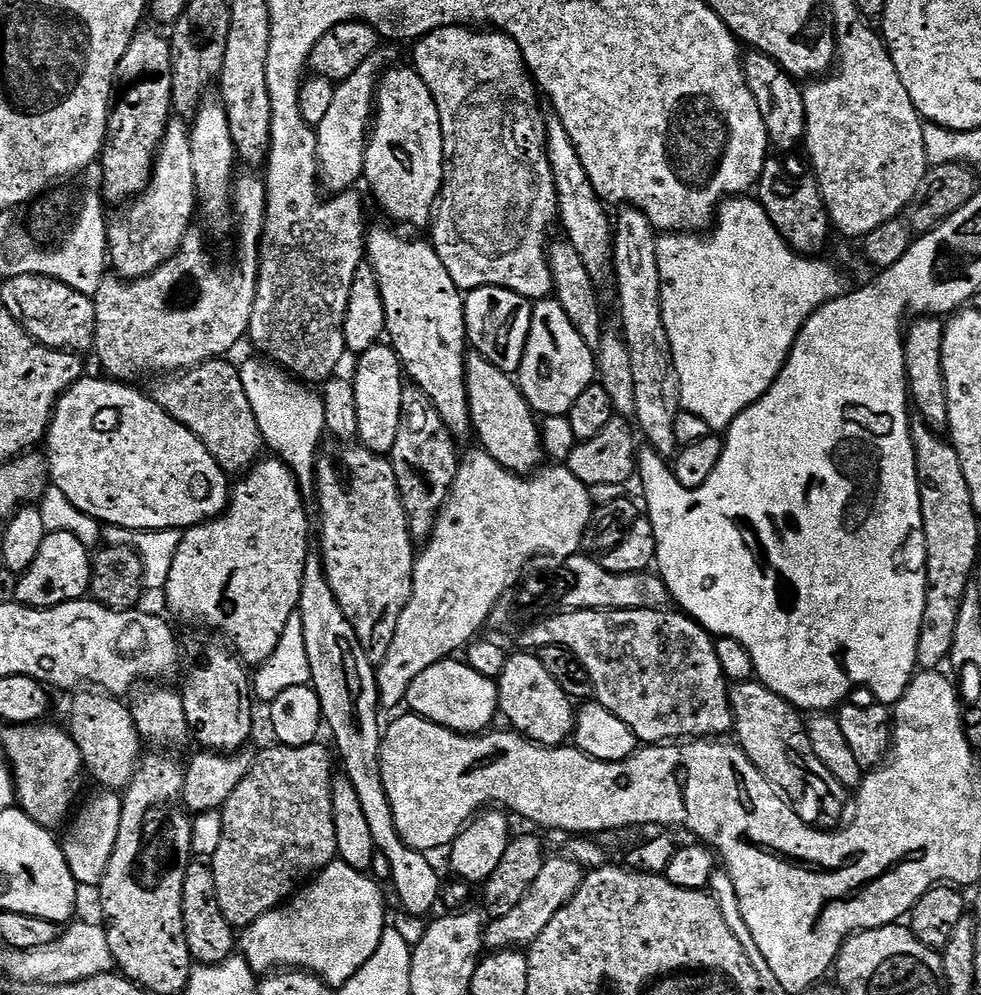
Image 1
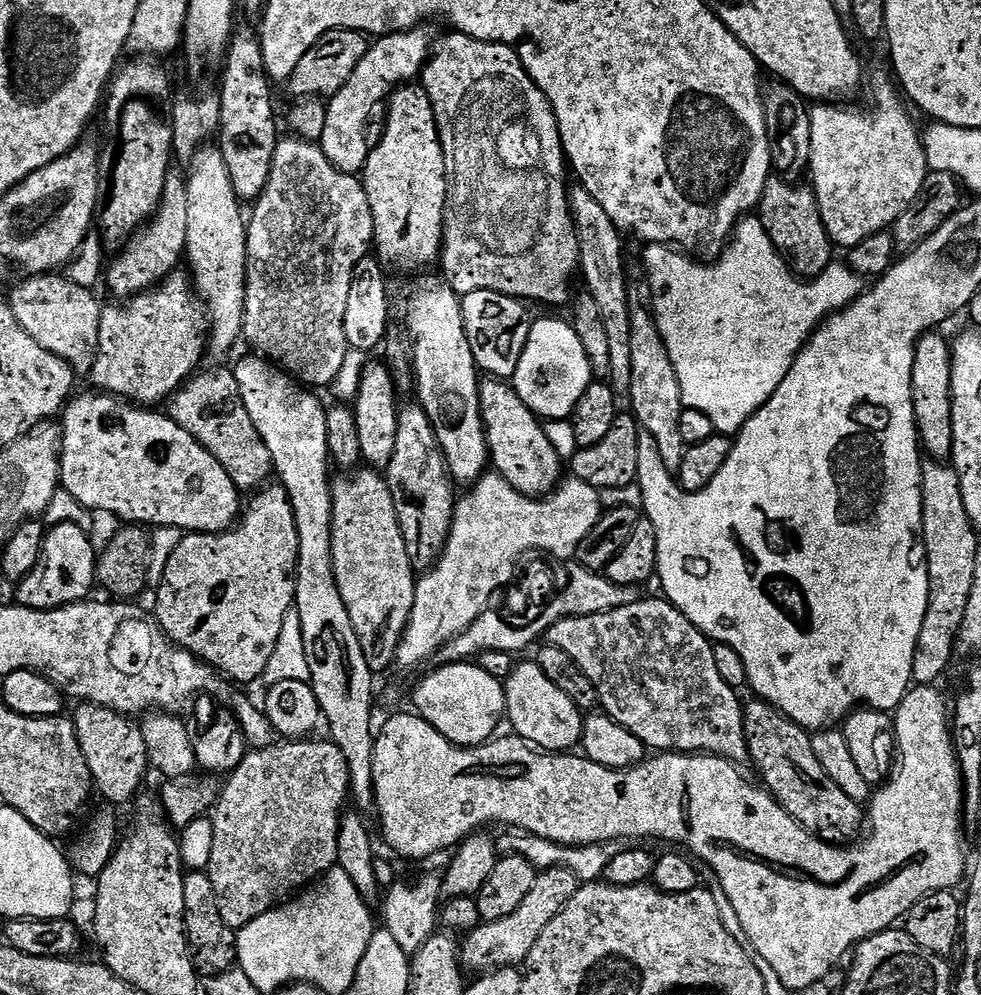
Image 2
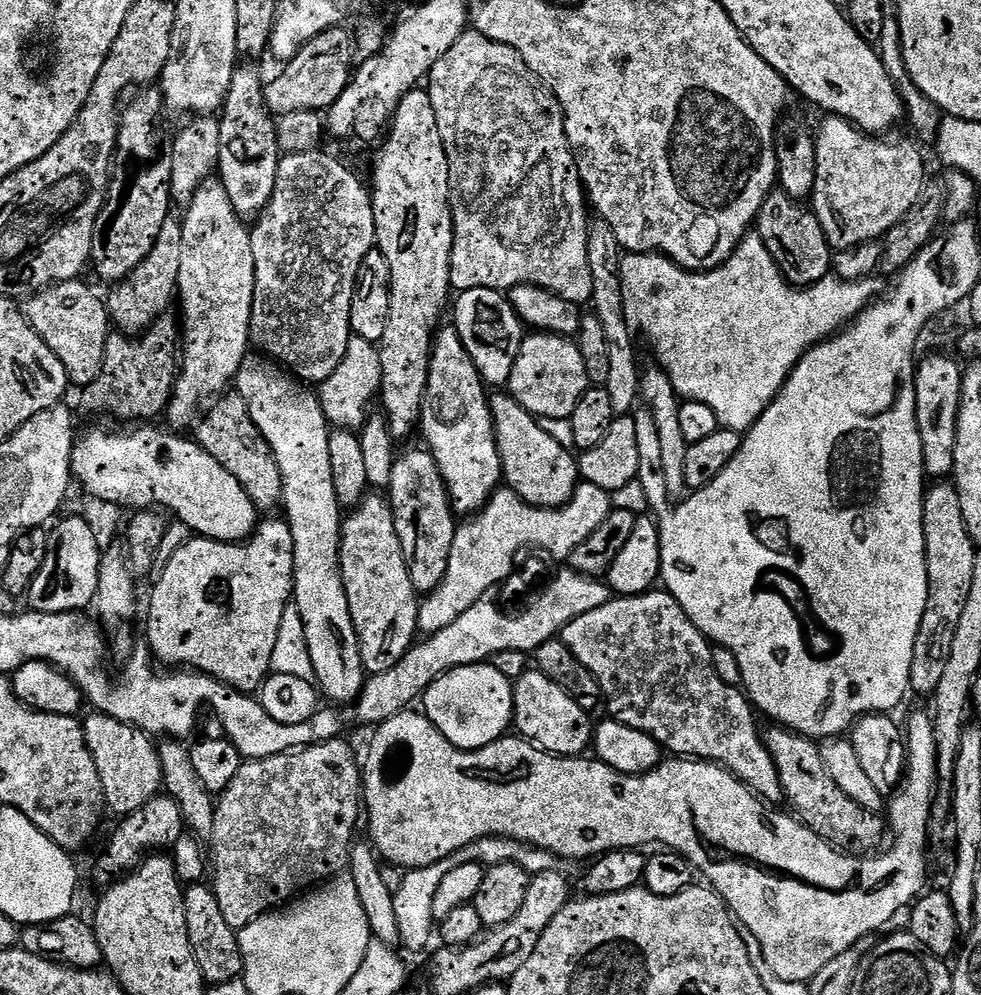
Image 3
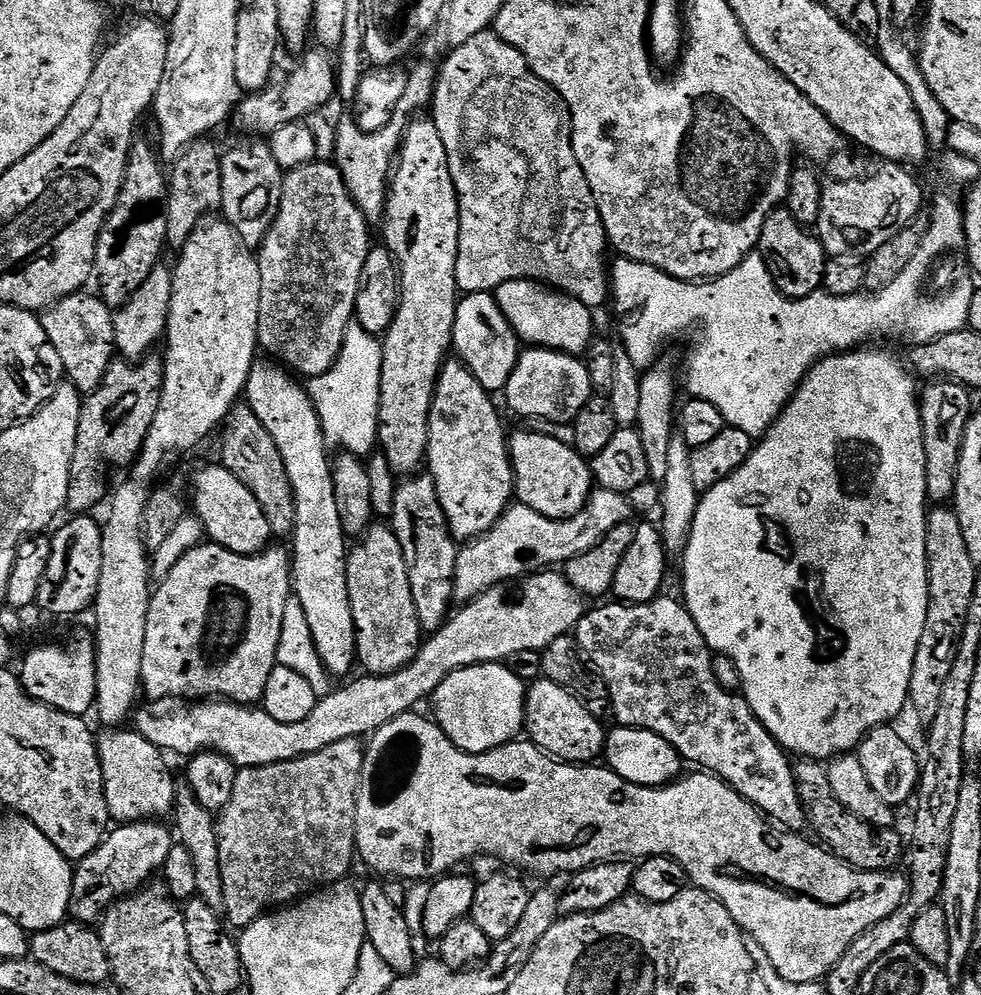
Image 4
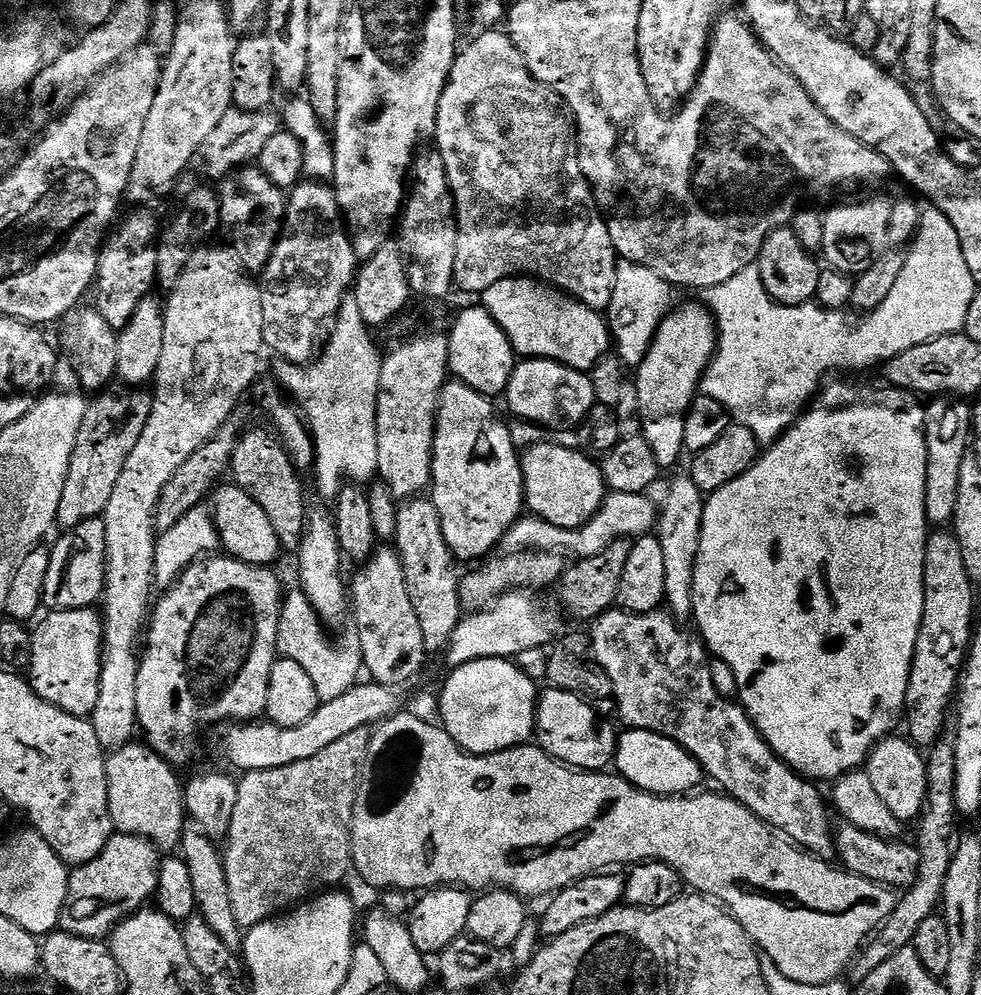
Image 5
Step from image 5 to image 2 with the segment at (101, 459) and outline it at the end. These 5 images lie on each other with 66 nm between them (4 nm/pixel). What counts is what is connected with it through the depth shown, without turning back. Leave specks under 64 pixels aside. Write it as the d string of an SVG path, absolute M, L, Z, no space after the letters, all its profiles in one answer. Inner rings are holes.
M184 270L171 272L155 290L131 301L127 306L116 307L120 308L105 307L100 314L100 325L98 326L98 354L96 355L96 361L90 373L90 381L92 380L93 386L96 387L93 389L95 389L97 393L114 396L137 406L163 405L165 401L171 397L172 393L175 392L177 388L181 387L181 385L197 371L196 363L203 358L204 352L206 356L206 349L210 344L210 320L194 291L194 285L190 279L189 273Z

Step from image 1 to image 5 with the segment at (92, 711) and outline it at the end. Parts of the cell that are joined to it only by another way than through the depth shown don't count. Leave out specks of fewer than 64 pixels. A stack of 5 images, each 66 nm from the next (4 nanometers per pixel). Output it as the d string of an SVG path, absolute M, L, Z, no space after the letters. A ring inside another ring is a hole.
M133 742L115 749L105 759L106 786L110 802L110 818L113 829L121 836L141 836L161 850L175 849L180 843L186 827L184 789L182 780L176 777L177 769L162 759L154 749L144 742Z

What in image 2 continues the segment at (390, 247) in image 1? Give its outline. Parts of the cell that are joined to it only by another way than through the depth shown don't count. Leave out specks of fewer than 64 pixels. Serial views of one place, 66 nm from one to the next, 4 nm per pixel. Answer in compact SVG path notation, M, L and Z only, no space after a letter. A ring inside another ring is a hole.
M439 283L422 285L408 304L407 339L412 343L410 359L414 396L420 407L426 410L430 426L434 426L434 434L448 463L448 475L457 485L472 486L485 475L490 464L488 439L480 409L482 373L476 366L464 329L461 297L448 283Z

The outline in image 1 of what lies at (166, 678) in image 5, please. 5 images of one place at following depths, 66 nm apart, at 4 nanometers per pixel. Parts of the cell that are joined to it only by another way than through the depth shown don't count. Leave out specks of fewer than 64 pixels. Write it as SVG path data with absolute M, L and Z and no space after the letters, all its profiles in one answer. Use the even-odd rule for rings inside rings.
M261 459L237 480L240 481L237 484L235 481L224 513L181 535L162 596L168 599L168 608L174 615L217 628L221 637L229 636L236 643L235 655L245 665L259 666L274 654L274 646L278 646L290 614L300 607L304 571L310 555L308 512L304 509L305 493L300 491L295 474L278 459Z

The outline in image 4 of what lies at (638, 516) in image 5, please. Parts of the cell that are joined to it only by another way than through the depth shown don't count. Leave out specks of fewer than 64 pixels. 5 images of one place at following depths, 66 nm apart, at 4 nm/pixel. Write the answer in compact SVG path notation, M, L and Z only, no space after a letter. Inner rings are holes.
M597 487L588 497L586 506L569 520L551 520L530 510L525 504L513 503L489 532L467 541L457 551L455 599L460 602L475 600L480 593L496 584L523 577L526 572L524 560L541 560L544 566L567 565L569 560L578 558L578 554L586 554L586 550L614 530L614 526L629 523L633 516L634 511L625 493L611 492L602 487Z

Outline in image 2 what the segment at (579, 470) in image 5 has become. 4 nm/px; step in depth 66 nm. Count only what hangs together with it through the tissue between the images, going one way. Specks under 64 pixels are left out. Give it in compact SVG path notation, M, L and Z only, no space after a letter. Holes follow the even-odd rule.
M495 378L481 379L480 409L491 467L524 496L543 498L552 495L562 483L563 472L566 472L565 461L564 464L560 461L559 450L540 429L541 421L529 410L526 402L518 398L511 383Z

